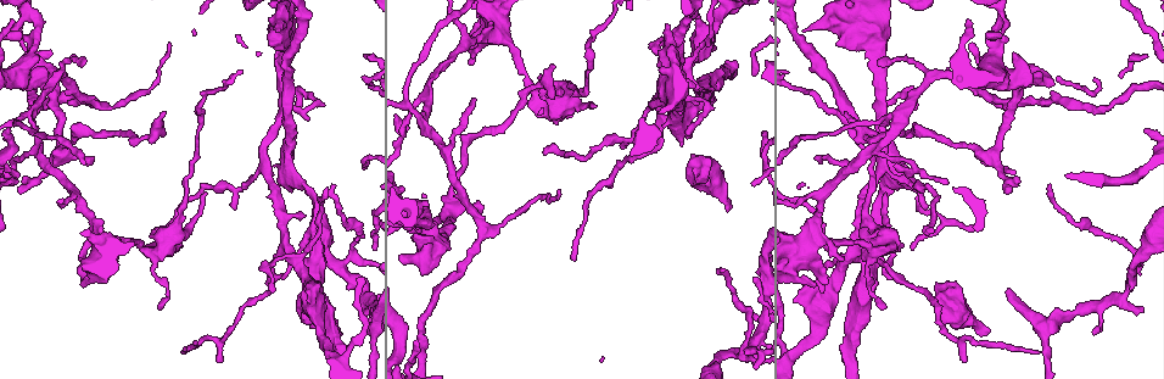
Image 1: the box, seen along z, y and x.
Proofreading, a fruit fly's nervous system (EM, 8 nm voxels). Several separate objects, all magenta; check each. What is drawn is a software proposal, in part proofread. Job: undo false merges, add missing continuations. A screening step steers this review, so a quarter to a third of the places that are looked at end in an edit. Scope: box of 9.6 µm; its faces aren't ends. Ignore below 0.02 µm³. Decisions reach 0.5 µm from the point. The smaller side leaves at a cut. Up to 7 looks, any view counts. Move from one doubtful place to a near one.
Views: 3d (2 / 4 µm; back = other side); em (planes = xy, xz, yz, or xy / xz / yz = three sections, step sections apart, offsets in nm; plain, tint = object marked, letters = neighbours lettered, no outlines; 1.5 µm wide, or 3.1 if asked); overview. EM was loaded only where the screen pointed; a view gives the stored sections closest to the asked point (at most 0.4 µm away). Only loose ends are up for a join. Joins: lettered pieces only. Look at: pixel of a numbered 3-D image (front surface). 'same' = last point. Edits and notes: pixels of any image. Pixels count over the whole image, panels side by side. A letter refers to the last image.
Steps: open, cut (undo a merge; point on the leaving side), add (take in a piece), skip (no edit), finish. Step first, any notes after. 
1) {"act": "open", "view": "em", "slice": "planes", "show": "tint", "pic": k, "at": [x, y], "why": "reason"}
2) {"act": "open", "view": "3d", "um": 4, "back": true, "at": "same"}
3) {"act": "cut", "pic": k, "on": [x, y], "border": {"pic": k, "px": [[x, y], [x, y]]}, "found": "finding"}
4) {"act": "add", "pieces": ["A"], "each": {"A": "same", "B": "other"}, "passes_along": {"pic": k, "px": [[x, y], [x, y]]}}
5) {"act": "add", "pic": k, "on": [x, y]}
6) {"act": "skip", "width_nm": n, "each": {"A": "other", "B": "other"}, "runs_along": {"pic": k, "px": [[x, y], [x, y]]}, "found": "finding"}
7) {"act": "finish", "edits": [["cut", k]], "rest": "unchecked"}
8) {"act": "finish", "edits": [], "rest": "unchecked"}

{"act": "open", "view": "3d", "um": 2, "pic": 1, "at": [160, 310], "why": "tapers out"}

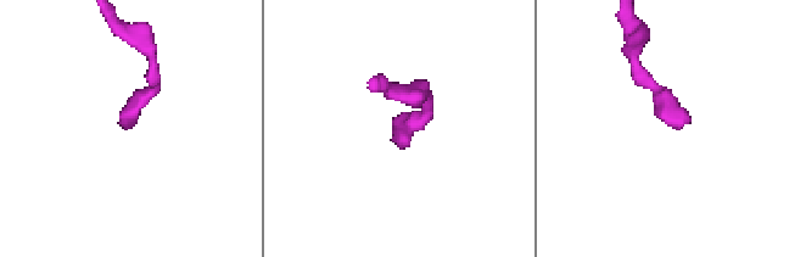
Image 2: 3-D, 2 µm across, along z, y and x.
{"act": "open", "view": "em", "slice": "planes", "show": "letters", "pic": 2, "at": [120, 126]}

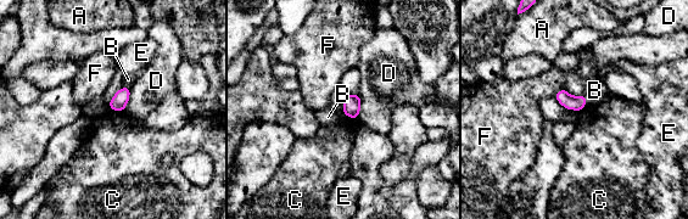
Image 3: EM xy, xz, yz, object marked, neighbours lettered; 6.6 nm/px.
{"act": "skip", "longest_contact_nm": ["D", 180], "each": {"A": "other", "B": "other", "C": "other", "D": "other", "E": "other", "F": "other"}, "border": {"pic": 3, "px": [[110, 108], [123, 111]]}, "found": "no lettered piece goes on from it"}

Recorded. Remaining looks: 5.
{"act": "open", "view": "em", "slice": "yz", "step": 4, "show": "tint", "pic": 1, "at": [419, 121]}

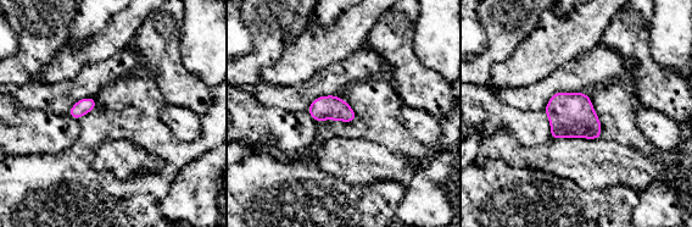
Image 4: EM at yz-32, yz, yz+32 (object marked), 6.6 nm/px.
{"act": "open", "view": "em", "slice": "planes", "show": "letters", "at": "same"}

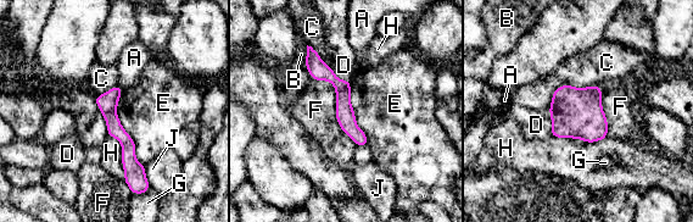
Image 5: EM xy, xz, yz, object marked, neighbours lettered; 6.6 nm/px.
{"act": "skip", "longest_contact_nm": ["F", 550], "each": {"A": "other", "B": "other", "C": "other", "D": "other", "E": "other", "F": "other", "G": "other", "H": "other", "J": "other"}, "border": {"pic": 5, "px": [[122, 93], [117, 117], [144, 166]]}, "found": "all the same neuron"}

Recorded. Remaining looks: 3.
{"act": "open", "view": "em", "slice": "xz", "step": 4, "show": "tint", "pic": 1, "at": [205, 193]}

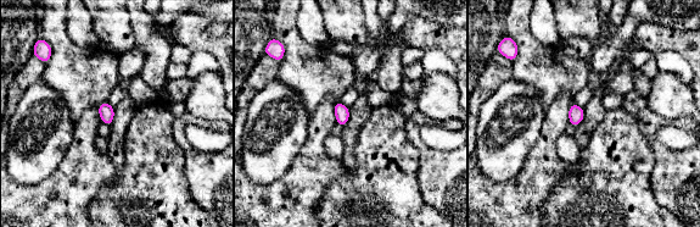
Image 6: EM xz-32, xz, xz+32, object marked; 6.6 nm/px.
{"act": "open", "view": "em", "slice": "planes", "show": "letters", "at": "same"}

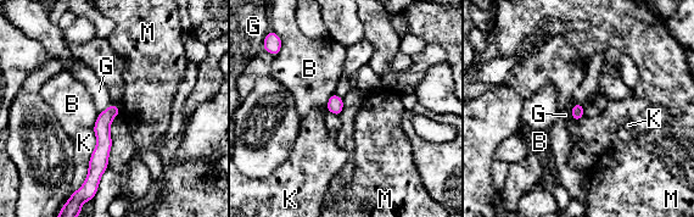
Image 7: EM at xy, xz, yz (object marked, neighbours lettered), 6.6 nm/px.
{"act": "skip", "each": {"B": "other", "G": "other", "K": "other", "M": "other"}, "runs_along": {"pic": 7, "px": [[112, 107], [94, 178]]}, "found": "none of them fits"}

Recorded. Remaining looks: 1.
{"act": "finish", "edits": [], "rest": "unchecked"}

